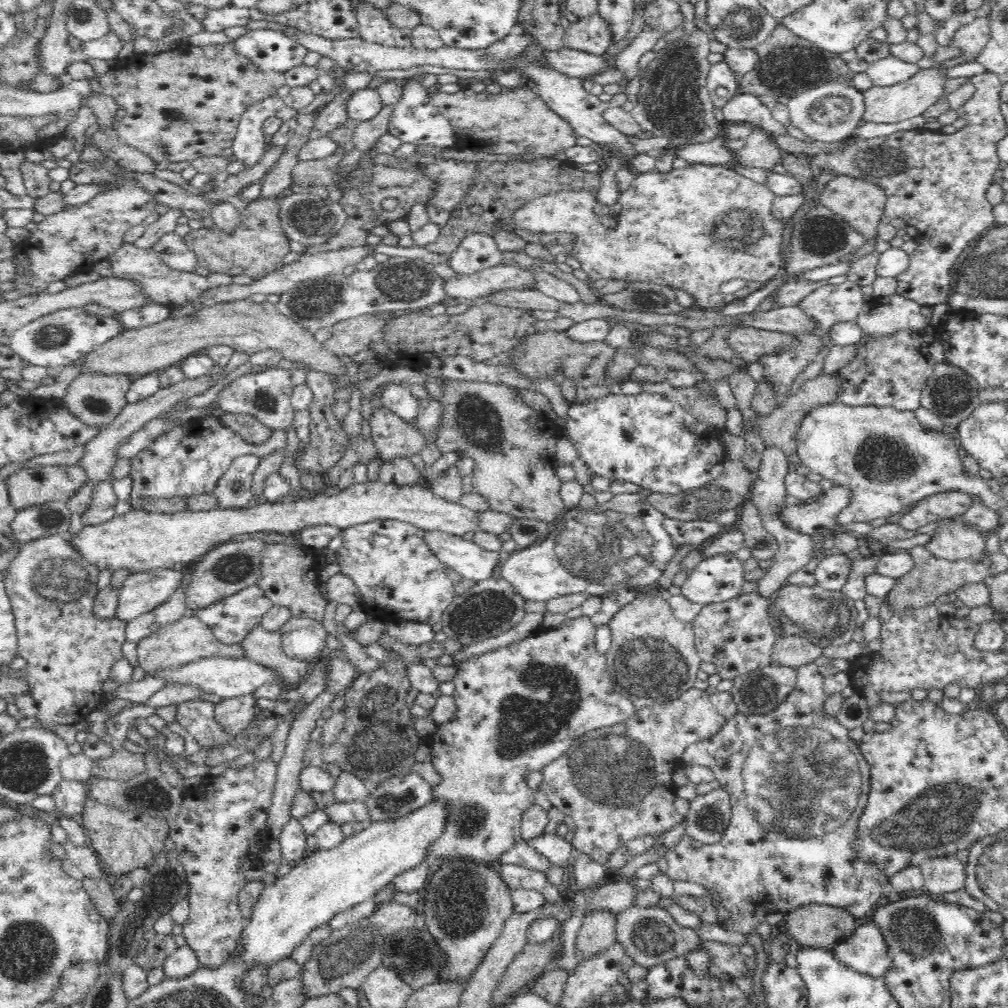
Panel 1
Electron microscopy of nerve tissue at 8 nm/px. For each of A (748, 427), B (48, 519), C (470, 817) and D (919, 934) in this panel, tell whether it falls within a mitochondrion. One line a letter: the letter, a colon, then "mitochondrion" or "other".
A: other
B: mitochondrion
C: mitochondrion
D: mitochondrion

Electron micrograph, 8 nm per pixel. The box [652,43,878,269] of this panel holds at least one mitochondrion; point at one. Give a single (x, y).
(822, 132)

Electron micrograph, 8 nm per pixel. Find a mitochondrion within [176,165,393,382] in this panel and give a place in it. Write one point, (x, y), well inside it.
(315, 303)

